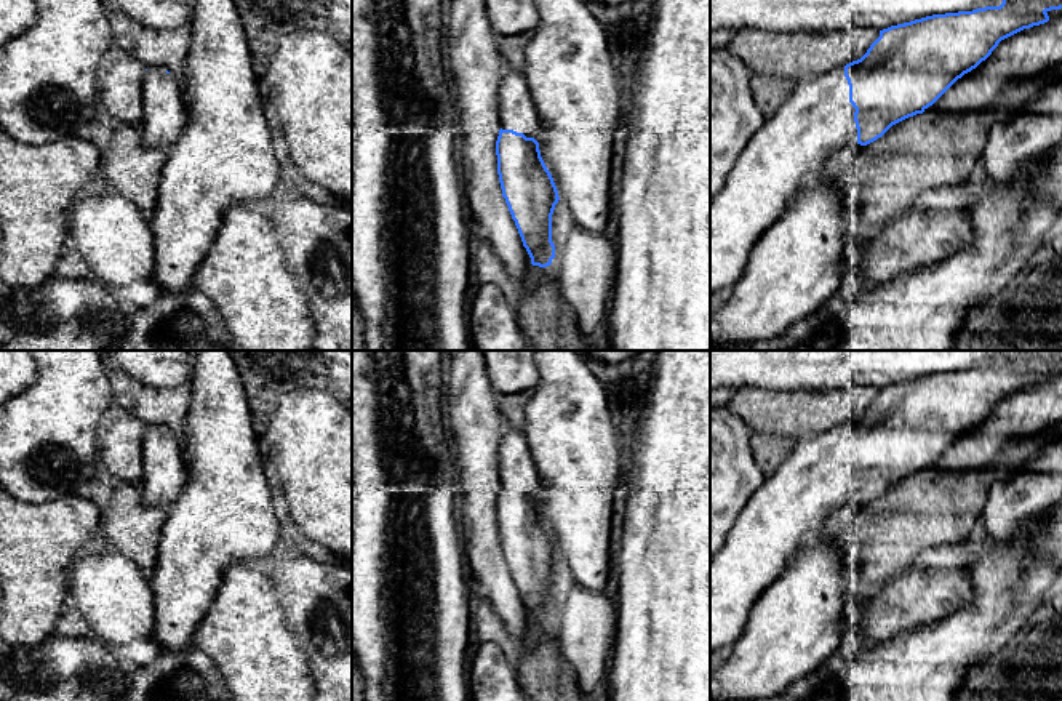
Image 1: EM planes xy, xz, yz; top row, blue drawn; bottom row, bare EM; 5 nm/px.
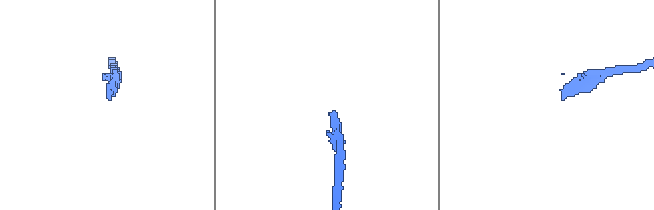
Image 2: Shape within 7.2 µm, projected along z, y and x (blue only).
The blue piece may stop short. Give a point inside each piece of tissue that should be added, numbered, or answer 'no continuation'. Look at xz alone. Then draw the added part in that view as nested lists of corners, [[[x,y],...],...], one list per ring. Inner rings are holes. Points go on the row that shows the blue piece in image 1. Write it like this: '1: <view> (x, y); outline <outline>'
1: xz (517, 109); outline [[[505,67],[497,99],[502,130],[513,130],[534,139],[539,136],[541,118],[523,72]]]

